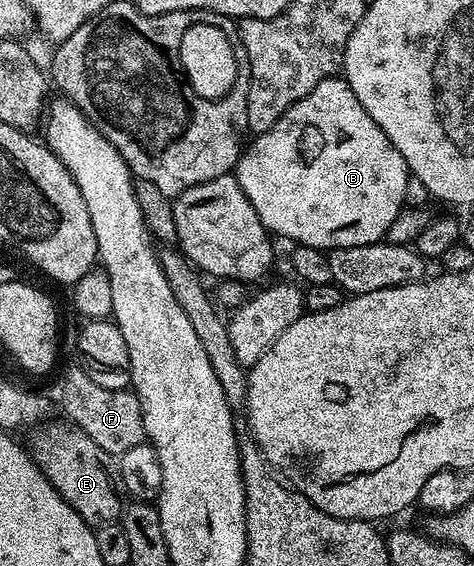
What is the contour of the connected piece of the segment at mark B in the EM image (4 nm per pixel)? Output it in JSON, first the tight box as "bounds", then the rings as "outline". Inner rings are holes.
{"bounds":[236,77,412,252],"outline":[[[341,77],[326,78],[320,84],[316,84],[316,88],[311,94],[304,96],[304,100],[292,104],[292,108],[288,108],[288,112],[284,112],[284,116],[280,116],[280,120],[276,120],[276,124],[272,124],[272,128],[268,128],[268,132],[257,135],[253,141],[243,149],[242,155],[238,158],[236,177],[240,188],[244,188],[244,196],[248,196],[248,200],[252,200],[252,208],[256,208],[256,216],[260,216],[267,231],[274,236],[279,234],[282,238],[291,238],[299,247],[309,248],[314,252],[329,252],[345,246],[367,246],[373,242],[383,241],[390,233],[392,220],[396,220],[398,213],[406,206],[405,188],[408,187],[412,175],[406,168],[404,156],[400,156],[400,152],[396,152],[396,148],[388,140],[388,136],[384,136],[380,124],[376,124],[376,120],[372,120],[372,116],[368,116],[364,104],[360,104],[360,100],[356,100],[352,88]]]}

